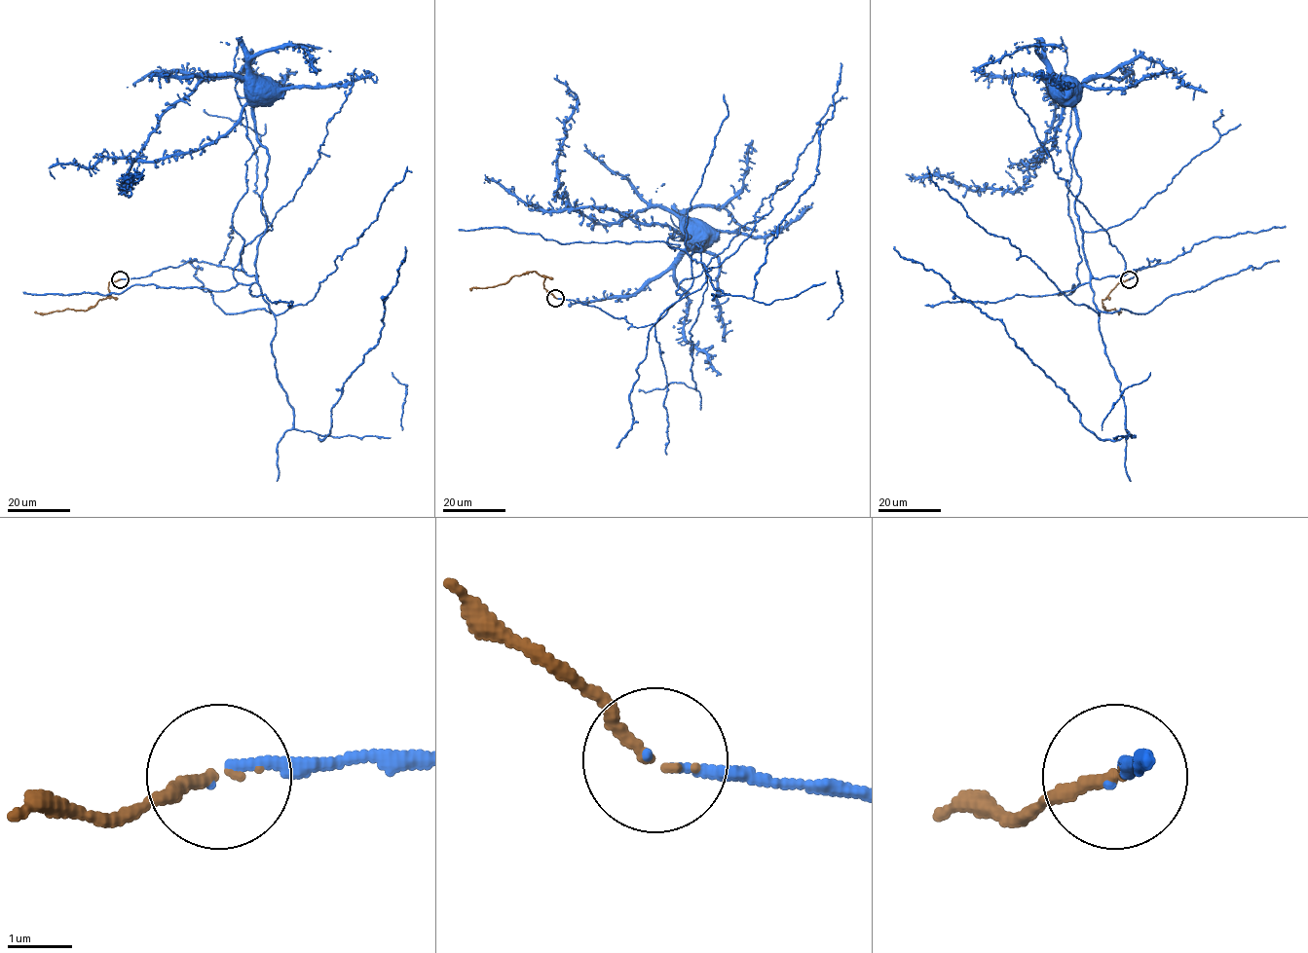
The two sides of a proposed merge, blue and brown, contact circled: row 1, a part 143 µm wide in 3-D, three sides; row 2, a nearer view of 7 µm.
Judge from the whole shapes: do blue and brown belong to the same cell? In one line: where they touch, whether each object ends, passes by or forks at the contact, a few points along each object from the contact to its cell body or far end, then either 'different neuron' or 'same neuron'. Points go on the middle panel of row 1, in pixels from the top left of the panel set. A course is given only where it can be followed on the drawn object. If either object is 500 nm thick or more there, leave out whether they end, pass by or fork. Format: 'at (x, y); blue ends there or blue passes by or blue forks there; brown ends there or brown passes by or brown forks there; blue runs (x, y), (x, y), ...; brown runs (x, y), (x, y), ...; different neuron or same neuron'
at (555, 298); blue ends there; brown ends there; blue runs (555, 298), (633, 326), (655, 323), (691, 286), (691, 255), (704, 241), (692, 249), (686, 241), (698, 235); brown runs (556, 298), (544, 288), (544, 277), (535, 271), (513, 275), (505, 283), (473, 287), (470, 290); same neuron

